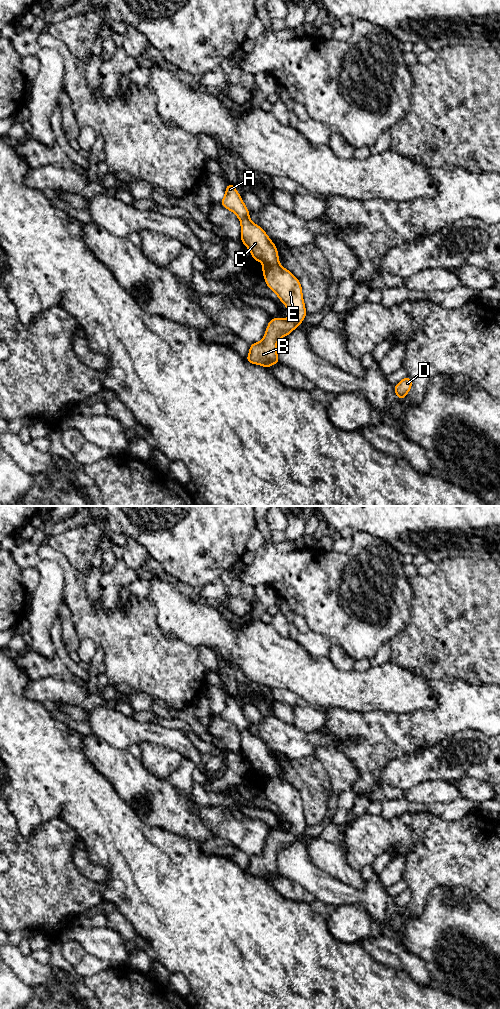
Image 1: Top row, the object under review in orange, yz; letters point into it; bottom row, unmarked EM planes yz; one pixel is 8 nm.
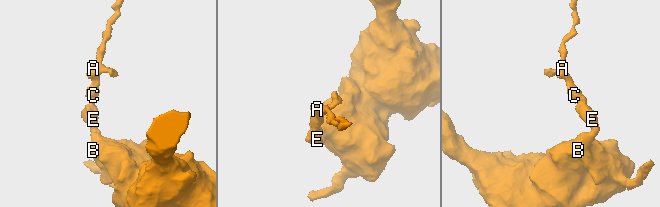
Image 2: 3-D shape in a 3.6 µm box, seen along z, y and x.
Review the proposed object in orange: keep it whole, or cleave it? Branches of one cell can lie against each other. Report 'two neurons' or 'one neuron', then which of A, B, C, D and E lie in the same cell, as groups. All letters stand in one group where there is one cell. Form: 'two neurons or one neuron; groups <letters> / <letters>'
two neurons; groups A C / B D E

